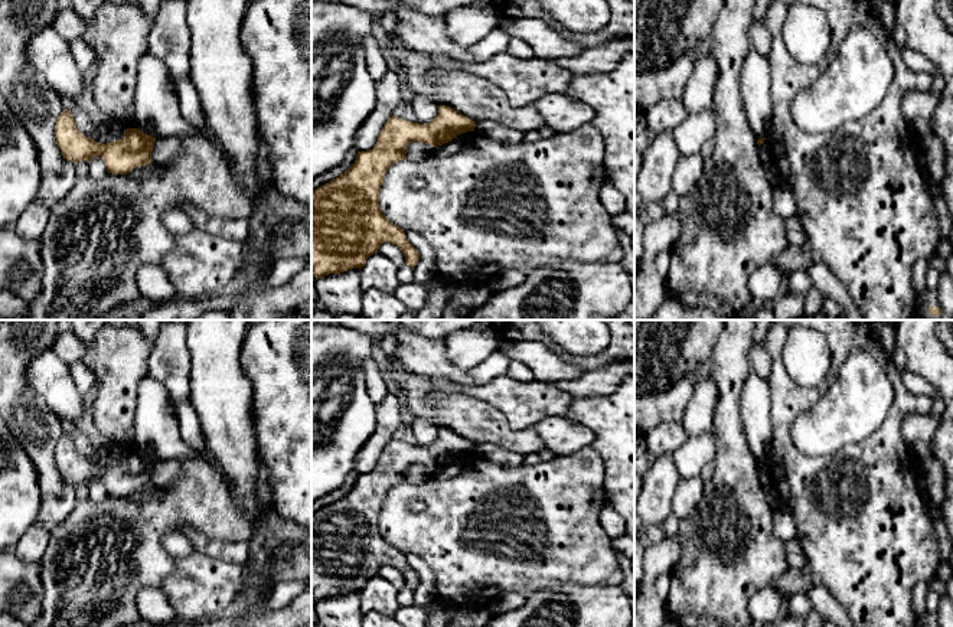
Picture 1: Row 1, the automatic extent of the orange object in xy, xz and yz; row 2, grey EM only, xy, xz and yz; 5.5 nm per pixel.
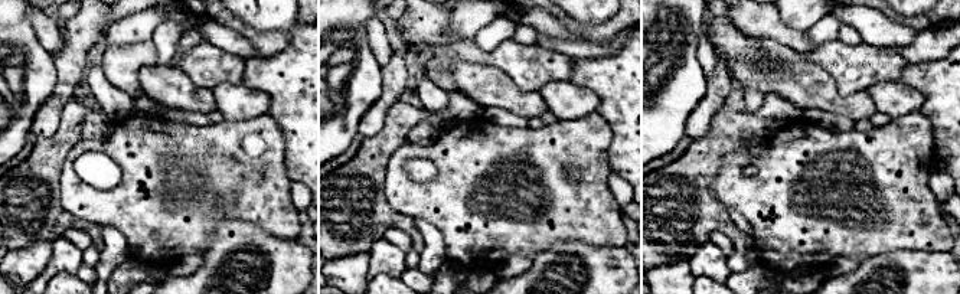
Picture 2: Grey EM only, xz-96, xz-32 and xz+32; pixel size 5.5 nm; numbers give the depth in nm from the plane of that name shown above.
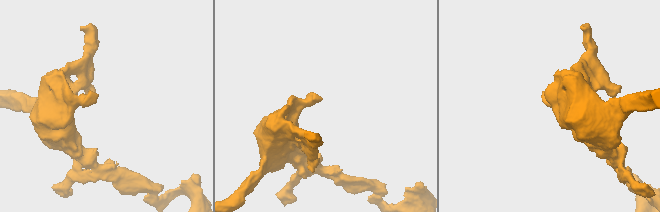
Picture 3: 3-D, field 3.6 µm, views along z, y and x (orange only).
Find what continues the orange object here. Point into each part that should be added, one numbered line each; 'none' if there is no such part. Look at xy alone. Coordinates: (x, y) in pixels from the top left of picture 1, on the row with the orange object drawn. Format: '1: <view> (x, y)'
none

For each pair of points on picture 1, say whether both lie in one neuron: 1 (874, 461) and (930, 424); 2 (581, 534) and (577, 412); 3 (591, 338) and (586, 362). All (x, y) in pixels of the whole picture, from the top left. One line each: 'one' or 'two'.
1: two
2: two
3: two

